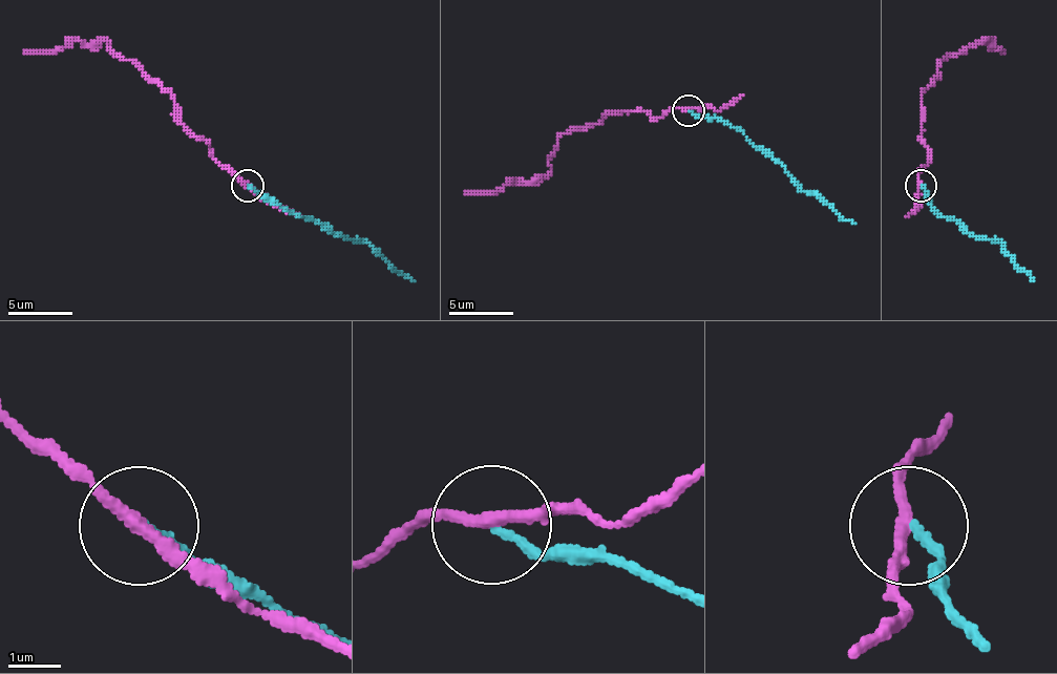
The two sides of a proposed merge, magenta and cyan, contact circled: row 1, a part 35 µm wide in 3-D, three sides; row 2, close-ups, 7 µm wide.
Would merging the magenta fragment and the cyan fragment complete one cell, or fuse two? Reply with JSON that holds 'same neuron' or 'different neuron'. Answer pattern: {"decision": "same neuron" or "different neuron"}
{"decision": "different neuron"}

